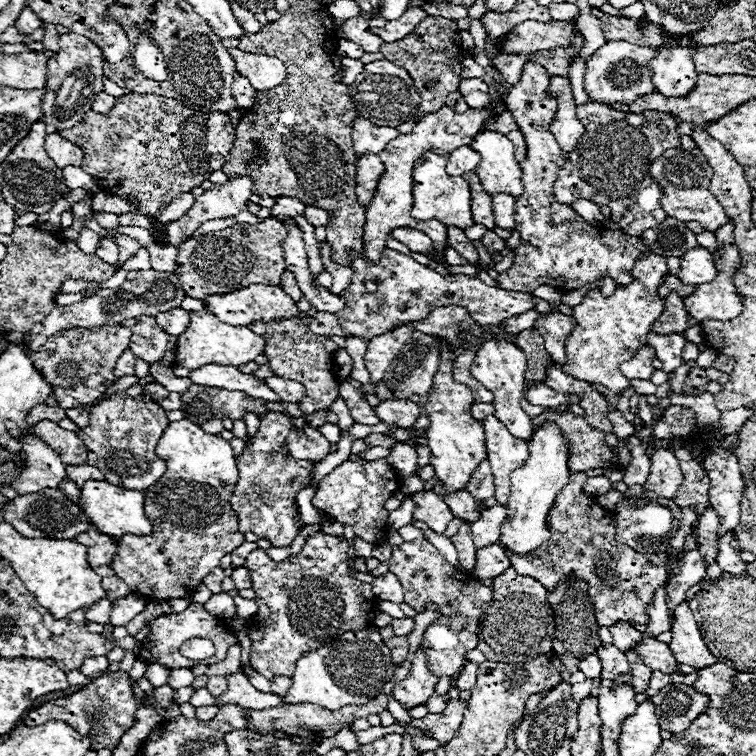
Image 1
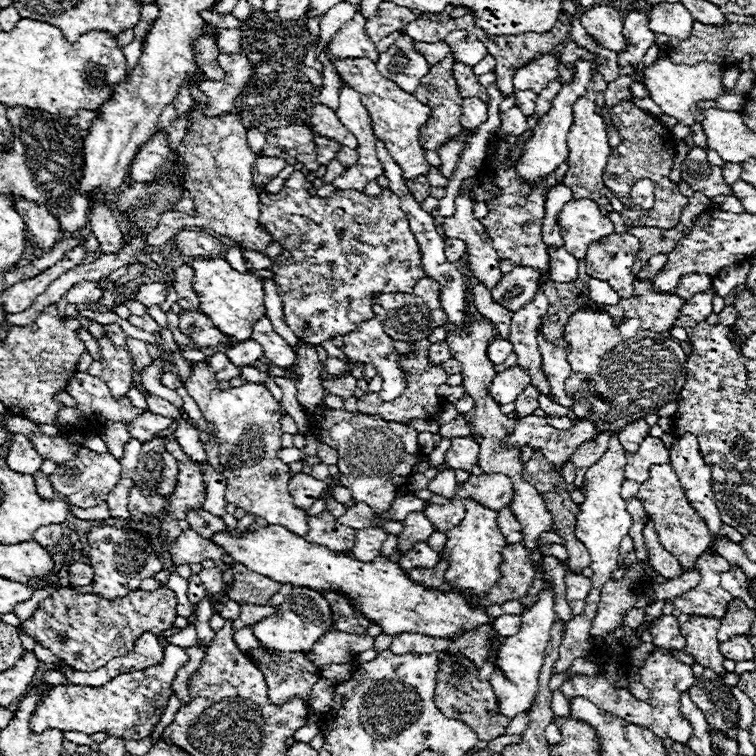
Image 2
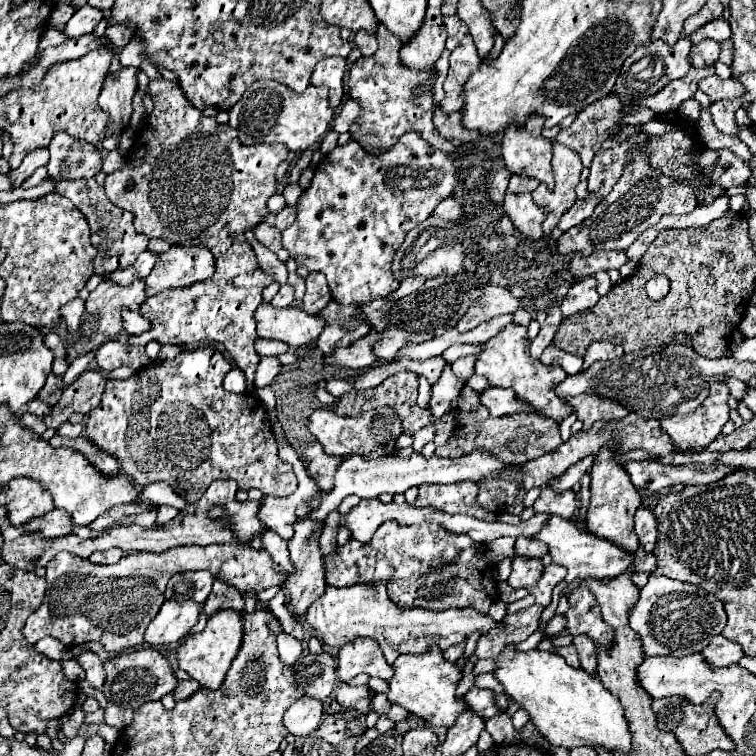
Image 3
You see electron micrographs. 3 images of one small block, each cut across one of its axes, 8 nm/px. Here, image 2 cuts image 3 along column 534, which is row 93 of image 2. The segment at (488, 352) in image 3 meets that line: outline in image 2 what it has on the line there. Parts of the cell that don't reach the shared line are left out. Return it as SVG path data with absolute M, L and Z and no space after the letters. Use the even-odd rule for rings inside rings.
M332 60L342 84L348 84L354 88L360 98L364 100L364 106L372 118L374 130L378 138L384 138L386 150L394 158L394 162L402 168L402 176L406 180L414 180L418 176L428 176L430 164L424 156L424 148L420 146L420 128L430 118L430 108L414 98L414 94L406 94L402 88L398 88L392 80L386 80L372 60Z

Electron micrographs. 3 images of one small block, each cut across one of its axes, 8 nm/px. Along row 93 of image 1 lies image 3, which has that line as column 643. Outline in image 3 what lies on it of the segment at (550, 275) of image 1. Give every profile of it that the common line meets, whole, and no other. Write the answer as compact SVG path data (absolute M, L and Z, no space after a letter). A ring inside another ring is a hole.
M638 508L638 512L634 514L634 532L640 540L640 546L646 552L652 552L654 544L656 544L658 530L656 530L656 520L648 508Z

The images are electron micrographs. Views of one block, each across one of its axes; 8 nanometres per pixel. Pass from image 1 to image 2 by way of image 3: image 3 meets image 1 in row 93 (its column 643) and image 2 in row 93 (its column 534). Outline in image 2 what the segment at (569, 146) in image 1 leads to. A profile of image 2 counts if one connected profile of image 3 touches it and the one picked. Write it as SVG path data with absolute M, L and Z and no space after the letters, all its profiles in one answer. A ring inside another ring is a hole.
M552 54L540 56L532 64L520 68L514 74L514 90L532 90L534 94L540 94L552 80L560 78L558 72L558 60Z

